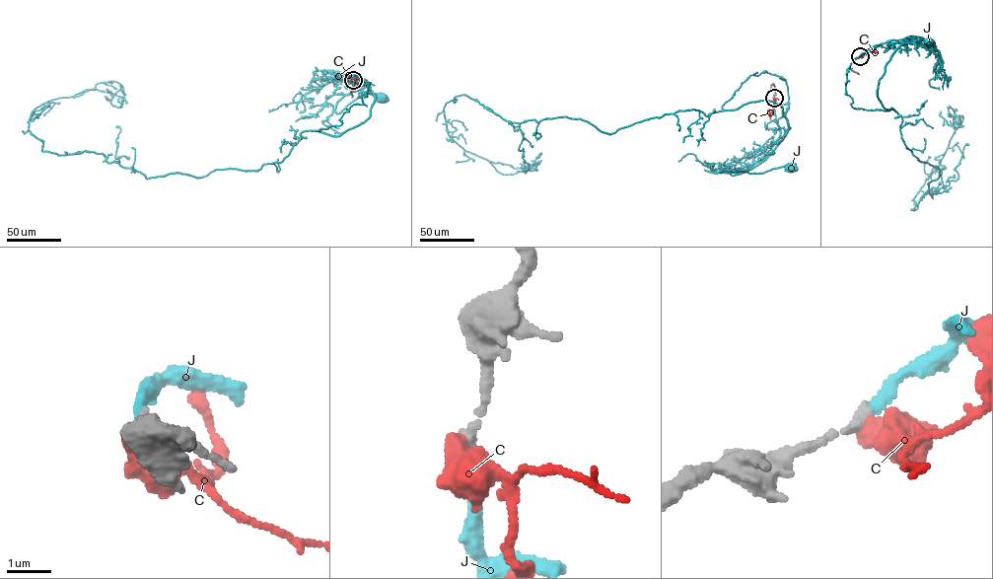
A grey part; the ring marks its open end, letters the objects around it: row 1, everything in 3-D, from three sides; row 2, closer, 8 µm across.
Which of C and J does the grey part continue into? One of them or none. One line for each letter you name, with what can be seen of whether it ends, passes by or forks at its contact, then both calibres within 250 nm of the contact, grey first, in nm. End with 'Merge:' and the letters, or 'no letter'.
J: it ends; calibres 180 and 240 nm
Merge: J

